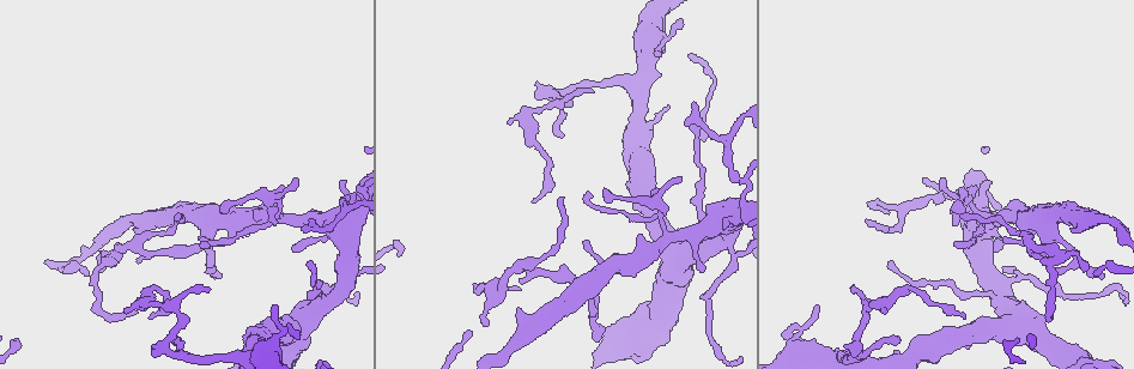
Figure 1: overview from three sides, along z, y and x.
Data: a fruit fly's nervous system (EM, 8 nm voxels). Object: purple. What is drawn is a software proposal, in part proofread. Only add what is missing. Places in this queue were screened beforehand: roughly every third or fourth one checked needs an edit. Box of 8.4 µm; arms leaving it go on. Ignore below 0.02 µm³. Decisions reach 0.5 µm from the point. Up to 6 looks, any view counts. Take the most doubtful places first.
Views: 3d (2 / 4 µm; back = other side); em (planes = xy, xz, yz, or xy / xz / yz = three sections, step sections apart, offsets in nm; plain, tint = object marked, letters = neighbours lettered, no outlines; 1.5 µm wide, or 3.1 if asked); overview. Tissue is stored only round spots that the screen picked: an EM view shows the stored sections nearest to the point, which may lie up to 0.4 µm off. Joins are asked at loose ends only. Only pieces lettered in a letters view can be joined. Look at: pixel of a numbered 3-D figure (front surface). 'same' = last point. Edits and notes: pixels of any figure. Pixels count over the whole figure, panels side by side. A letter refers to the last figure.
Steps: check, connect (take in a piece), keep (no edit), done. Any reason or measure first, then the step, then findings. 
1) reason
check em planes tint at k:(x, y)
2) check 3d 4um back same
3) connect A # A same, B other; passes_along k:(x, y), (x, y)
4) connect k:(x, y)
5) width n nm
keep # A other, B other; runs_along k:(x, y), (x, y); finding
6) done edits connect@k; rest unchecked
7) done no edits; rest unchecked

stops while still wide
check em xz step 8 tint at 1:(990, 183)

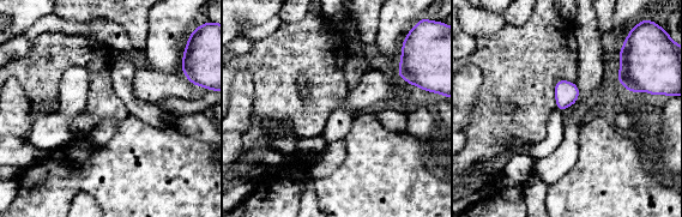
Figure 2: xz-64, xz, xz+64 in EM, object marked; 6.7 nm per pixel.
another direction
check em yz step 4 letters same

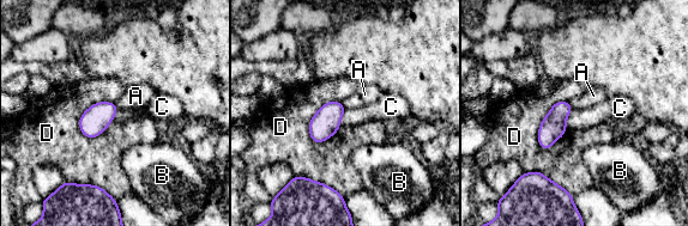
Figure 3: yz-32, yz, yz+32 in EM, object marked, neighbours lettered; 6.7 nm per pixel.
keep # A other, B other, C other, D other; none of them fits

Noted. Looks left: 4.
free end
check 3d 4um at 1:(208, 273)

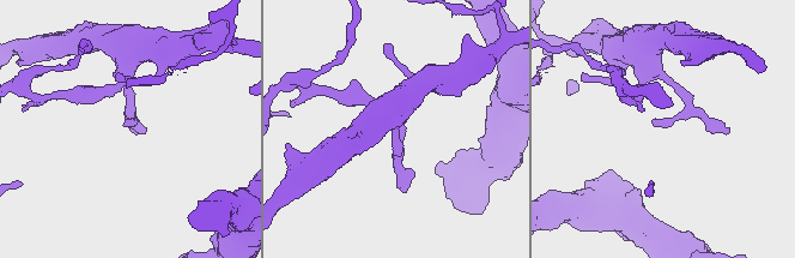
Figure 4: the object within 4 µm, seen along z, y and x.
check em yz step 8 tint at 4:(652, 123)

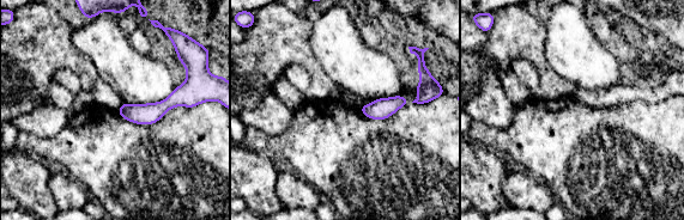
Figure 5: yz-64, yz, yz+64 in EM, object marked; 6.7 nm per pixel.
check em planes letters same

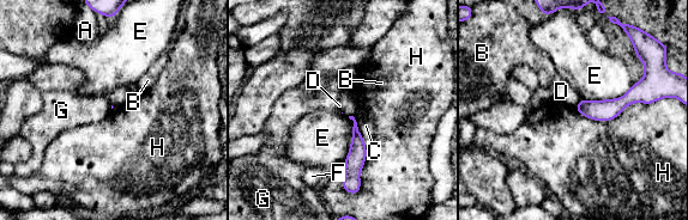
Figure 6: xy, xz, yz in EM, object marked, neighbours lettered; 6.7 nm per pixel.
keep # A other, B other, C other, D other, E other, F other, G other, H other; runs_along 6:(644, 97), (613, 108), (579, 107); no lettered piece goes on from it

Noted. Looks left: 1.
done no edits; rest unchecked

